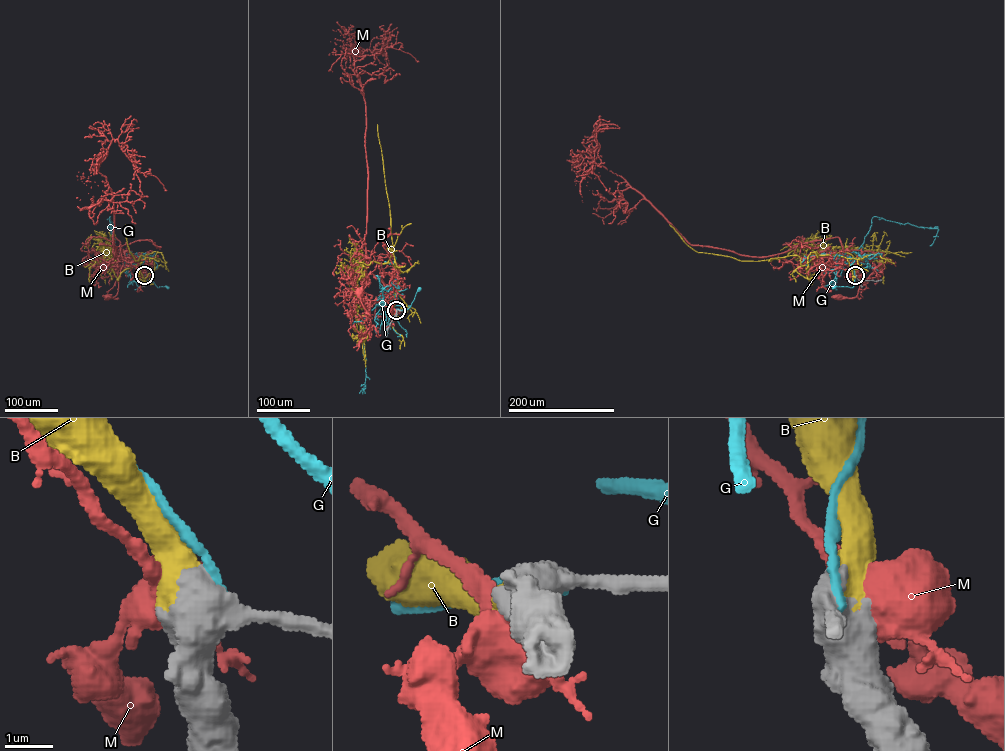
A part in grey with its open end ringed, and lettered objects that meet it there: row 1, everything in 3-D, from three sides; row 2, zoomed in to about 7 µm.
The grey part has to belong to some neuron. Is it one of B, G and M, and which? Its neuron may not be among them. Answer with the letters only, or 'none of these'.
B

